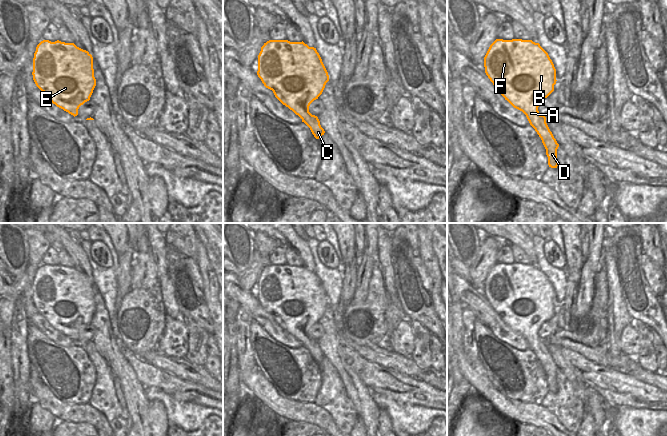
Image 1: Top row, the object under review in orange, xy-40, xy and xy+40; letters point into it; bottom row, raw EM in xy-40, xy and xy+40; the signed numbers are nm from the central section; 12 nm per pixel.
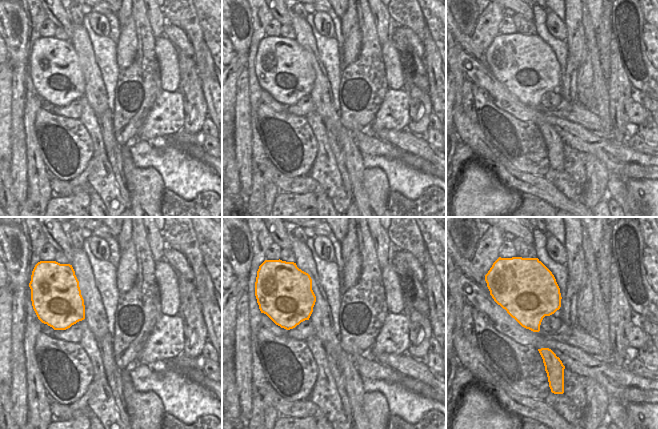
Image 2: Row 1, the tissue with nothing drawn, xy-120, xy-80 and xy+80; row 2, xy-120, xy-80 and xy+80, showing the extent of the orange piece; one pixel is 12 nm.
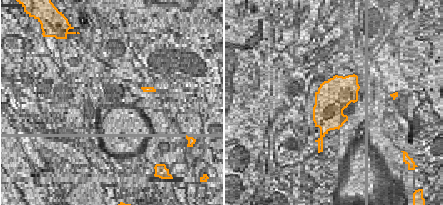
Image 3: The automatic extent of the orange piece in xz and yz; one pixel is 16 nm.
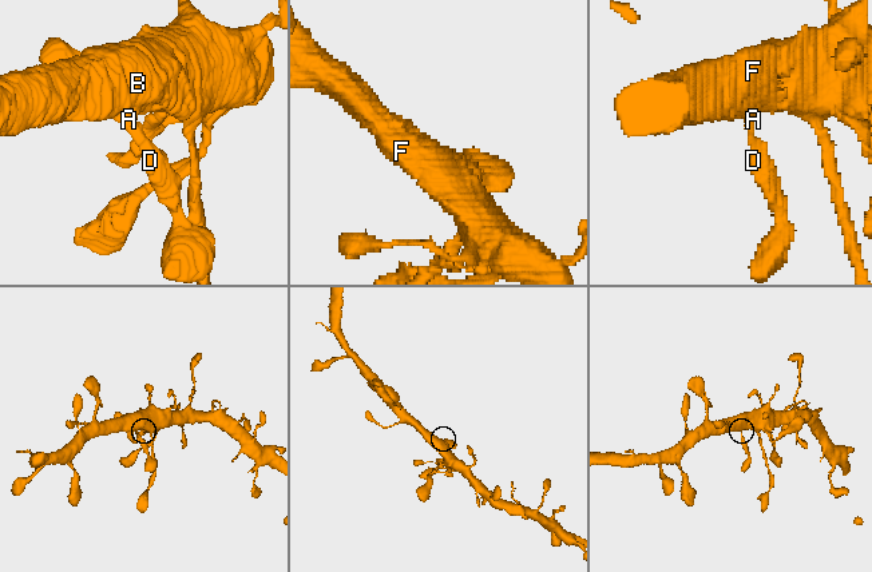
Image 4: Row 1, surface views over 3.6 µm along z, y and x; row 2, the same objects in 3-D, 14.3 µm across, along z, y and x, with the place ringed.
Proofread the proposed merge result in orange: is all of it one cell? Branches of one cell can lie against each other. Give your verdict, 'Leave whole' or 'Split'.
Leave whole

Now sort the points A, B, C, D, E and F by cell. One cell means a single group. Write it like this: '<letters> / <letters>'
A B C D E F

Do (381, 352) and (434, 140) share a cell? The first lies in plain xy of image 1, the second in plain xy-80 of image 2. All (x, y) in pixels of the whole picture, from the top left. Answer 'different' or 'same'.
different

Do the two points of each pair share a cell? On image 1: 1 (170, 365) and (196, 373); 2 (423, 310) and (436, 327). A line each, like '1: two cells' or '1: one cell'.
1: one cell
2: one cell

